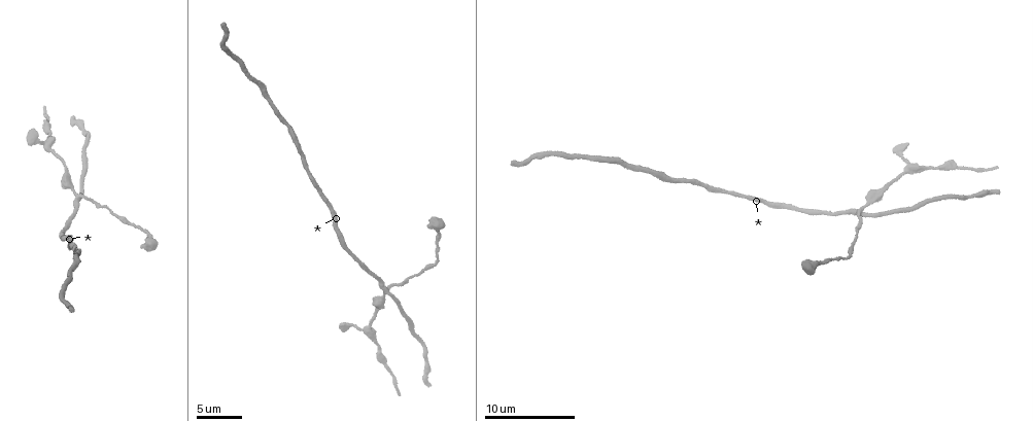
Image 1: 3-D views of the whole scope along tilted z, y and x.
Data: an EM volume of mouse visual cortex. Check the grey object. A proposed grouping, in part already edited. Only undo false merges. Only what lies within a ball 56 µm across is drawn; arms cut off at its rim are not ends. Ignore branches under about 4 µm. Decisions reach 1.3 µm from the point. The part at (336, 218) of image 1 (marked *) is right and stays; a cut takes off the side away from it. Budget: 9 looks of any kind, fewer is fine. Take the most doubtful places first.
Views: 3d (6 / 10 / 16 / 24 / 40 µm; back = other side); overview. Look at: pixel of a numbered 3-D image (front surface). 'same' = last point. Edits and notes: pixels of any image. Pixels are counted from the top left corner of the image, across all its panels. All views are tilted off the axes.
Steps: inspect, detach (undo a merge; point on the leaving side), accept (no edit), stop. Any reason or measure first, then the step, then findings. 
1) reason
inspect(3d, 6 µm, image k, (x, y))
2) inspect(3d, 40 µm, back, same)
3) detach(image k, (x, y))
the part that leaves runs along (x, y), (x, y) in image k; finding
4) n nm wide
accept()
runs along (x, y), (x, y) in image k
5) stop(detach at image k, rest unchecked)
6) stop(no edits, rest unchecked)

four or more arms meet
inspect(3d, 6 µm, image 1, (77, 197))

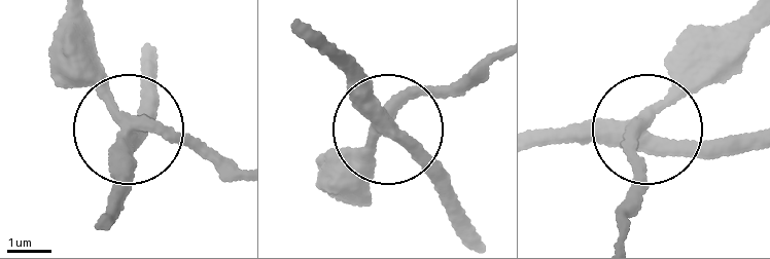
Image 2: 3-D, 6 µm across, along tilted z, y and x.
inspect(3d, 6 µm, back, image 2, (132, 132))

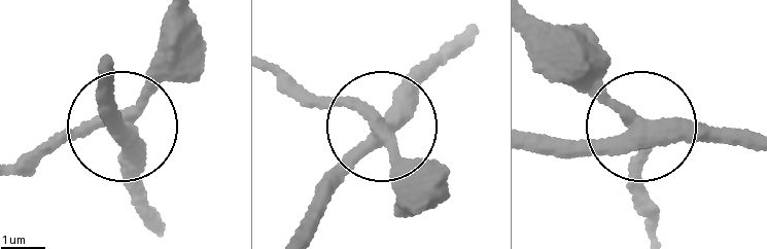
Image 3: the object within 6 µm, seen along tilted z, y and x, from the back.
side arm 18 µm; 4 arms
accept()
all the same neuron

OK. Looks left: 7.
calibre changes
inspect(3d, 6 µm, image 1, (370, 324))

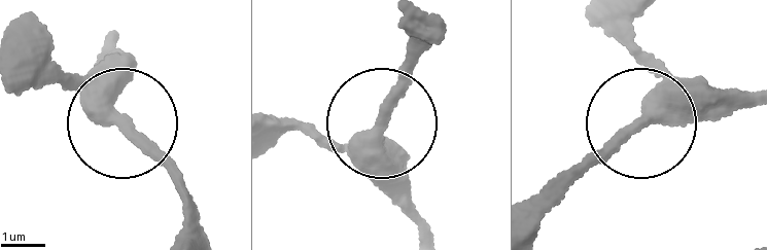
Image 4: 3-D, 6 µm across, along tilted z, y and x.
330 nm wide
accept()
runs along (530, 215), (646, 126), (739, 104) in image 4; all the same neuron

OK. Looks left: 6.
sudden change in width
inspect(3d, 10 µm, image 1, (148, 234))

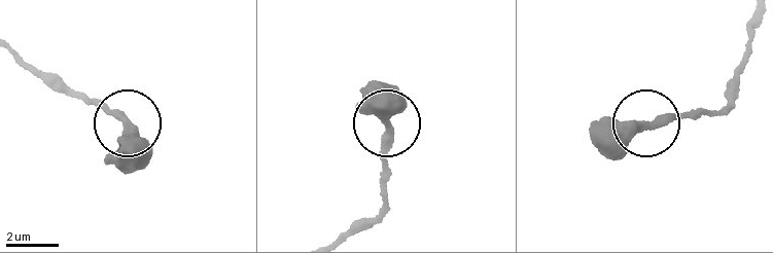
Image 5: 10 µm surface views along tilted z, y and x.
inspect(3d, 10 µm, back, image 5, (648, 125))

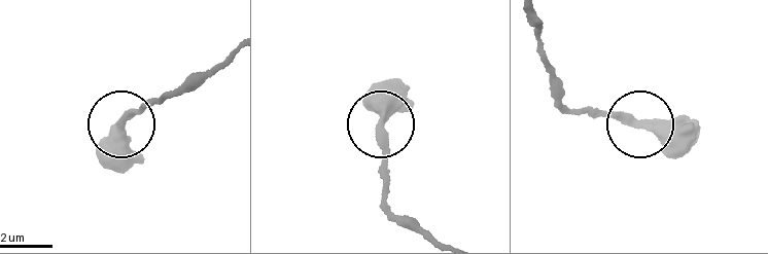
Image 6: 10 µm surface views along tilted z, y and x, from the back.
340 nm wide
accept()
runs along (528, 11), (567, 105), (694, 138) in image 6; continuous, no second neuron

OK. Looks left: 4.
sudden change in width
inspect(3d, 6 µm, image 1, (958, 165))

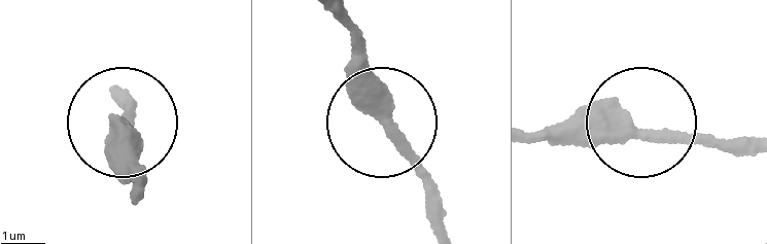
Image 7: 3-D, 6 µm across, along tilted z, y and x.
accept()
runs along (332, 9), (358, 60), (361, 98), (413, 168), (440, 232) in image 7; one neuron here

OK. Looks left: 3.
stop(no edits, rest unchecked)

